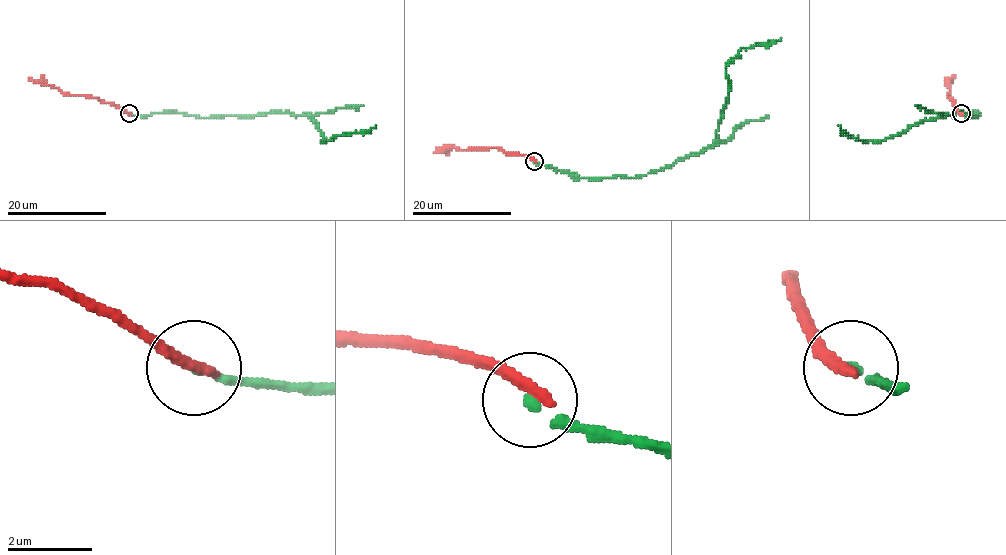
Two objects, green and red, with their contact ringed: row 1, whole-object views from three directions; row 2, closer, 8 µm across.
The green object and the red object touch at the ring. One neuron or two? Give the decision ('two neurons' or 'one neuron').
two neurons

